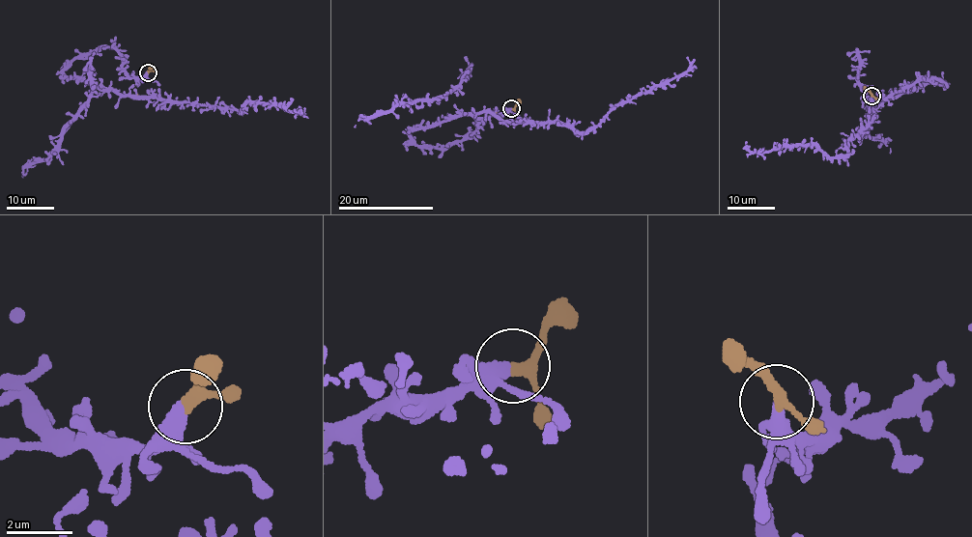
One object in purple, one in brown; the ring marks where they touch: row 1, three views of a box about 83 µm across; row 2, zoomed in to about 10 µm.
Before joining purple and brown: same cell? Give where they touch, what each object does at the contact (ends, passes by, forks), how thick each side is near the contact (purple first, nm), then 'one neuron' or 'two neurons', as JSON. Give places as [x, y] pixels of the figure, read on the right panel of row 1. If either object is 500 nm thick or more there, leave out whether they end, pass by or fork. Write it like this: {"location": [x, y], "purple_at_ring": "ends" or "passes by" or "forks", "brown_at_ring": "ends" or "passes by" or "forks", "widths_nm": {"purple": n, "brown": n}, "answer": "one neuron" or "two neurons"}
{"location": [871, 96], "purple_at_ring": "ends", "brown_at_ring": "passes by", "widths_nm": {"purple": 440, "brown": 280}, "answer": "one neuron"}

